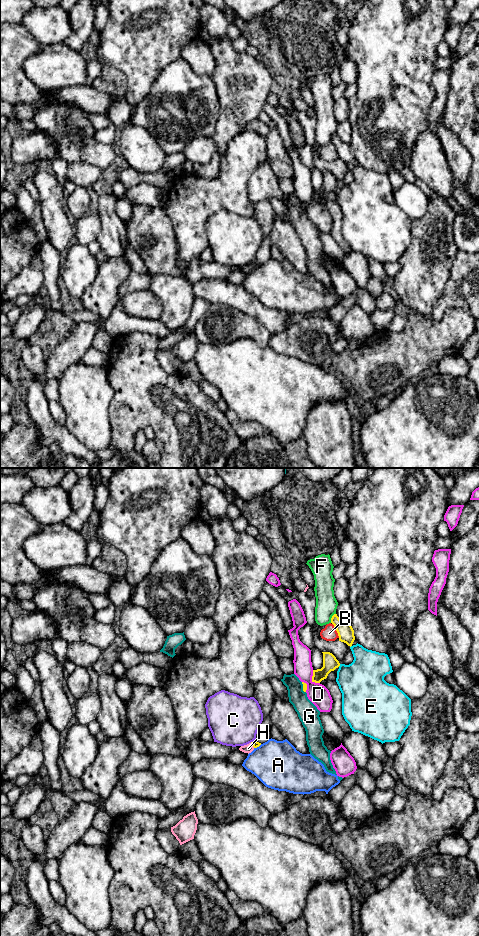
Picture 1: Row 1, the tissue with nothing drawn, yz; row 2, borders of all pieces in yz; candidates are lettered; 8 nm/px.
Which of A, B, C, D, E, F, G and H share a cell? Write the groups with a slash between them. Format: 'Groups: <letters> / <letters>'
Groups: A / B / C / D / E / F / G / H

